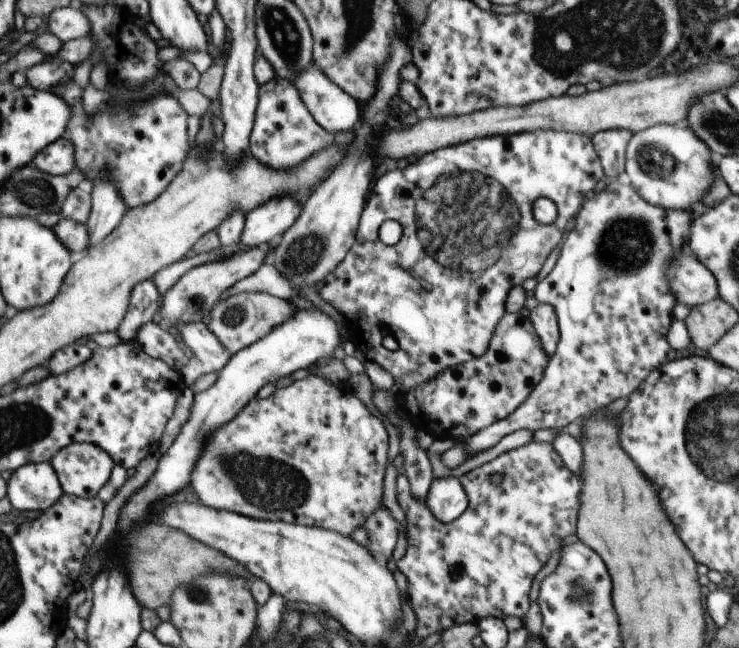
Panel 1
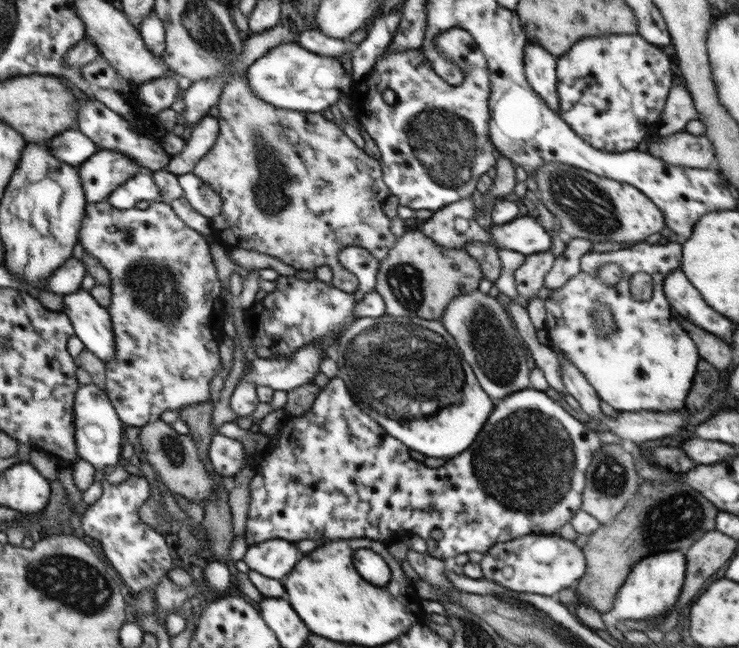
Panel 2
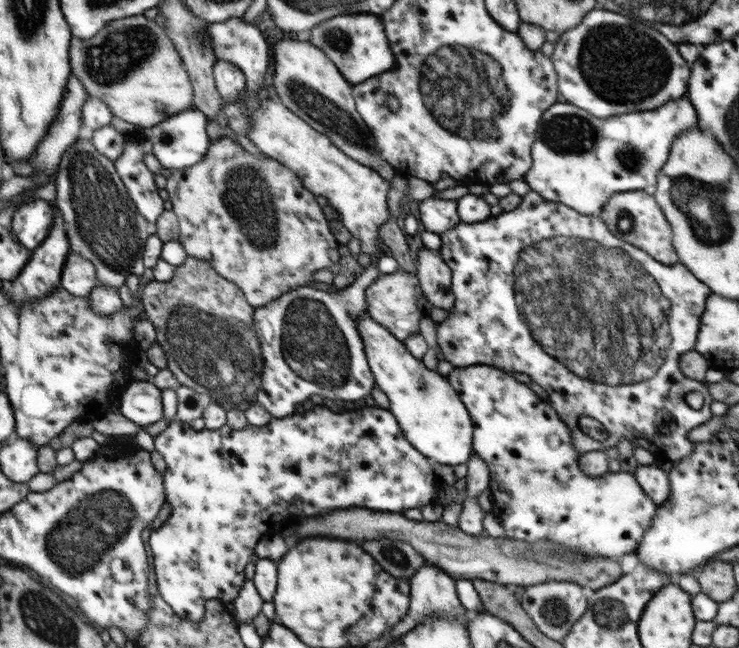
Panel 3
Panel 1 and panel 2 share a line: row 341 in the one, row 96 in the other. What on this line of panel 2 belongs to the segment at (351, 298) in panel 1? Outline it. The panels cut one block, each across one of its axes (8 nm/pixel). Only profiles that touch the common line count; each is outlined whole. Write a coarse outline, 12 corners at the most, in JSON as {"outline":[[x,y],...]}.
{"outline":[[456,30],[459,86],[421,47],[354,85],[383,181],[414,211],[470,199],[497,163],[490,71]]}

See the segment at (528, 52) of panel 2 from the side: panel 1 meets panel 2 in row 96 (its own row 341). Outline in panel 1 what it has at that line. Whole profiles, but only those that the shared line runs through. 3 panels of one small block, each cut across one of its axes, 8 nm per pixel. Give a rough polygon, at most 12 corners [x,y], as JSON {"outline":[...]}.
{"outline":[[538,303],[529,318],[550,358],[559,341],[555,307]]}

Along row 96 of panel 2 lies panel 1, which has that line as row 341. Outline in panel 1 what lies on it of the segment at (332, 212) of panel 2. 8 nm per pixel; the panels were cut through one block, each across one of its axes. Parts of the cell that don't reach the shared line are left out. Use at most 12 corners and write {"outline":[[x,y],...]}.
{"outline":[[270,293],[225,295],[207,327],[231,355],[296,308]]}

